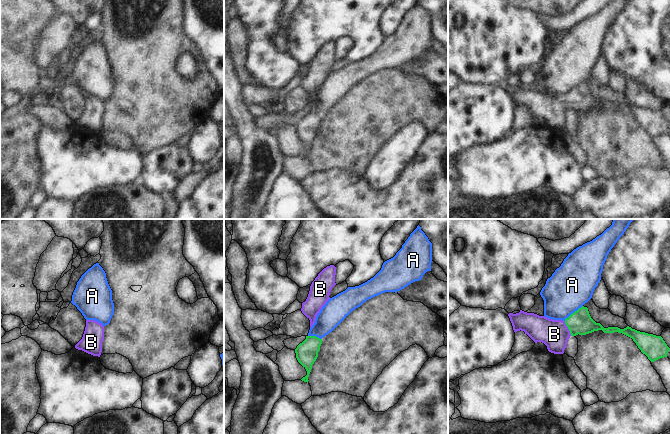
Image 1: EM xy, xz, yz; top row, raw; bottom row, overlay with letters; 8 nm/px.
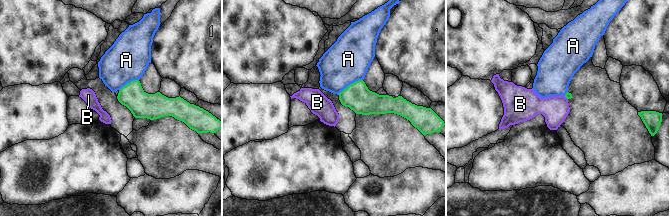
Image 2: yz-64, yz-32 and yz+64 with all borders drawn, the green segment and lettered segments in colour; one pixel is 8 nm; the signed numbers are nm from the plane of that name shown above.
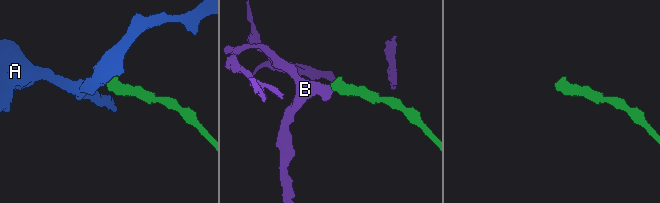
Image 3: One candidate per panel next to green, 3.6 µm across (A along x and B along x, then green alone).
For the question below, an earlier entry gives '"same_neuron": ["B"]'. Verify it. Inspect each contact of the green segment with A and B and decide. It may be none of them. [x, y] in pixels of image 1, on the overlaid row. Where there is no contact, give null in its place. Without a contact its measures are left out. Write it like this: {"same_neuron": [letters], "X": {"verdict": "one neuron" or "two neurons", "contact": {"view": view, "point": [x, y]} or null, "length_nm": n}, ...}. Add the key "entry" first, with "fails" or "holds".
{"entry": "holds", "same_neuron": ["B"], "A": {"verdict": "two neurons", "contact": {"view": "yz", "point": [574, 312]}, "length_nm": 200}, "B": {"verdict": "one neuron", "contact": {"view": "yz", "point": [568, 328]}, "length_nm": 130}}

